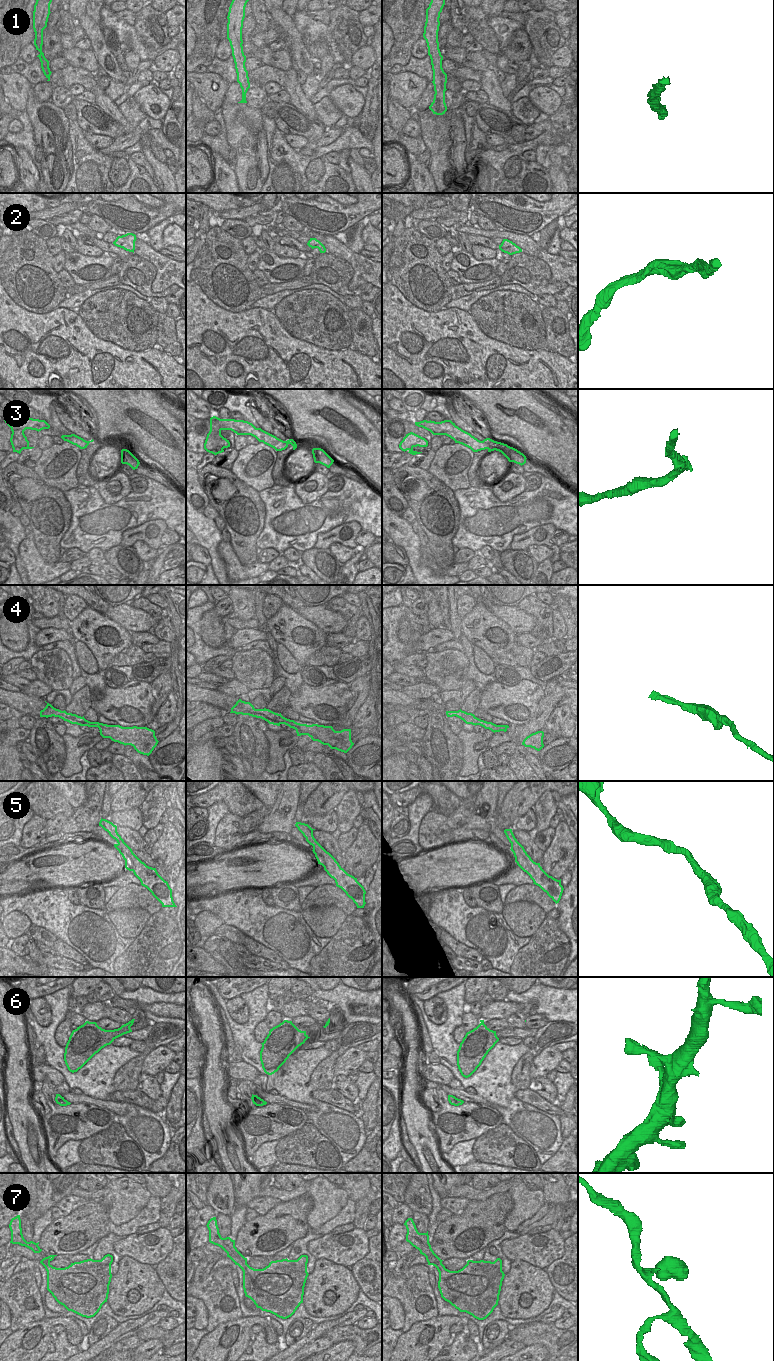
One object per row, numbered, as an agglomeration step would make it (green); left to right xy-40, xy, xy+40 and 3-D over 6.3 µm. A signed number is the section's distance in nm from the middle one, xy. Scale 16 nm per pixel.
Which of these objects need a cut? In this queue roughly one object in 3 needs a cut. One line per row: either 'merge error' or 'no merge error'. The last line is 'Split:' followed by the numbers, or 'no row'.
1: no merge error
2: no merge error
3: no merge error
4: no merge error
5: no merge error
6: no merge error
7: no merge error
Split: no row

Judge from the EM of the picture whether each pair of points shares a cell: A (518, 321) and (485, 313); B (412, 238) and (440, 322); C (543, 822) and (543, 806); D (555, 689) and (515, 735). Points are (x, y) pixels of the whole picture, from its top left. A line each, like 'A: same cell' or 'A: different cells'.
A: same cell
B: different cells
C: same cell
D: same cell

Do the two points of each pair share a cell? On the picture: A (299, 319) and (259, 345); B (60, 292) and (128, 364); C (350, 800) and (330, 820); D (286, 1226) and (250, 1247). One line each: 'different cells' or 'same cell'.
A: different cells
B: different cells
C: different cells
D: same cell

